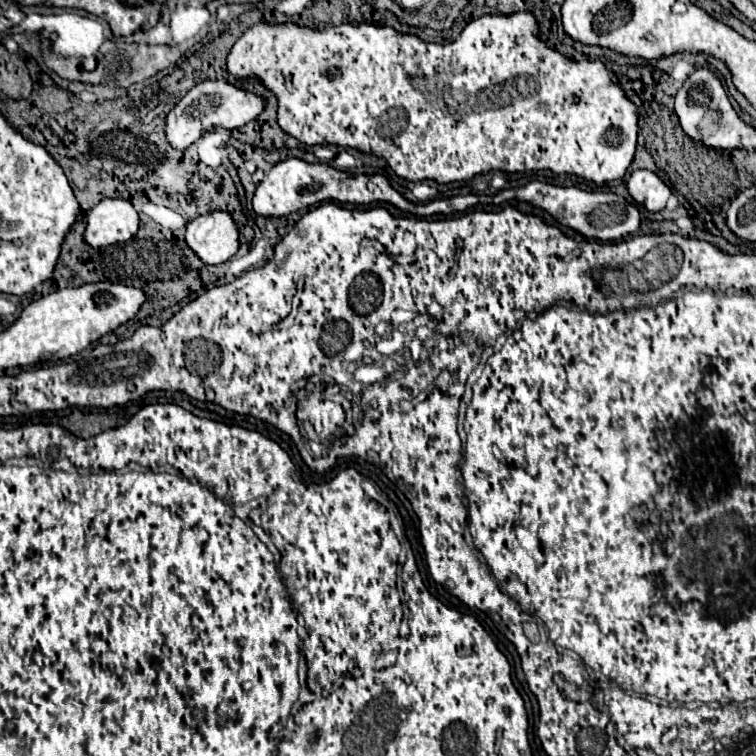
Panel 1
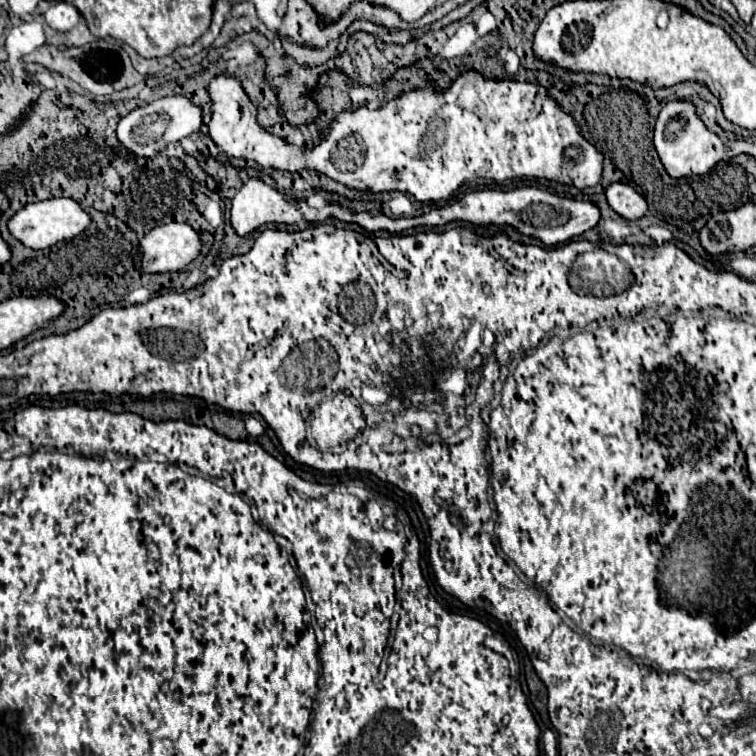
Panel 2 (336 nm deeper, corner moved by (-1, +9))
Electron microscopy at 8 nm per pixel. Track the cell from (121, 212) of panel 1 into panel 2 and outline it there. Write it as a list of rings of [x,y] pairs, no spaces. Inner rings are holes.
[[[59,197],[59,199],[47,199],[47,201],[25,205],[7,221],[7,229],[9,229],[11,237],[21,241],[25,247],[47,249],[47,247],[57,245],[59,241],[67,241],[67,239],[79,235],[83,229],[89,227],[89,223],[91,223],[89,215],[81,209],[81,205],[77,201]]]

